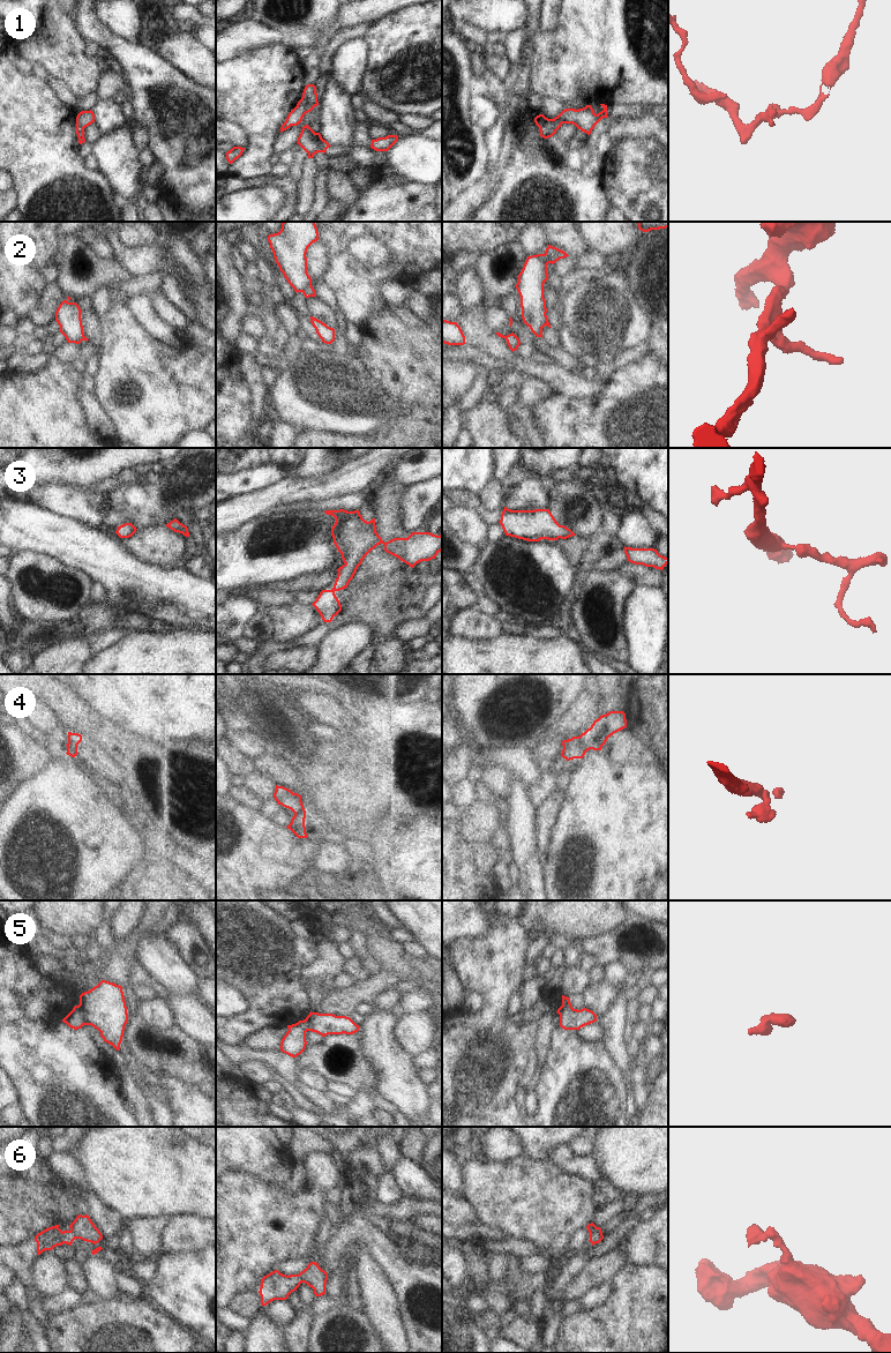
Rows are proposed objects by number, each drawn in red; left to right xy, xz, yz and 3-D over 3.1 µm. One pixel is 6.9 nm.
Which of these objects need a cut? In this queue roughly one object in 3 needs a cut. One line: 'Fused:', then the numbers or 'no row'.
Fused: 1, 2, 4, 5, 6.

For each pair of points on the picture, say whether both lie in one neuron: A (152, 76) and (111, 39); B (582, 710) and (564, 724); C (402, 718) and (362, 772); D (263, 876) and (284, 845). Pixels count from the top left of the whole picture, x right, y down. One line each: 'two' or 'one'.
A: one
B: one
C: one
D: one

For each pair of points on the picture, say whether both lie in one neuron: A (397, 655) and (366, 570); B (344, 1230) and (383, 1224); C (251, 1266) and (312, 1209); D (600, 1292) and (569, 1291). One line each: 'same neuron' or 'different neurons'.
A: same neuron
B: different neurons
C: same neuron
D: different neurons

